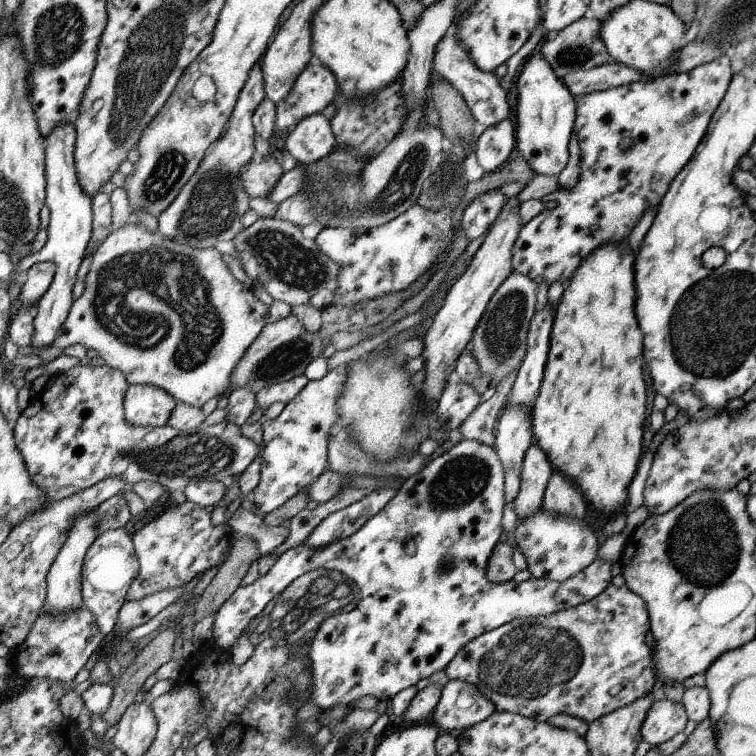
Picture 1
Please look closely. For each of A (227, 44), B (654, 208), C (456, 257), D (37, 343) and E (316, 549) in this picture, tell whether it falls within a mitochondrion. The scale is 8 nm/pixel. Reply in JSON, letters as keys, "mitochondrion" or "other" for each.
{"A":"other","B":"other","C":"other","D":"other","E":"other"}

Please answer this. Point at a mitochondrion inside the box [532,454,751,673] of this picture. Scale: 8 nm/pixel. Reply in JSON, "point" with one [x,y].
{"point":[702,546]}

